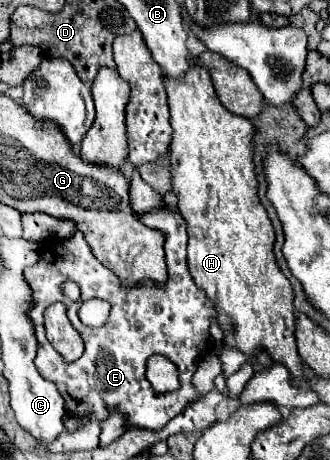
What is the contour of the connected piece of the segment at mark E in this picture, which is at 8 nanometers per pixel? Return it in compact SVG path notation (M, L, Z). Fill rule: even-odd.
M165 194L165 202L167 210L151 210L139 216L143 224L159 228L165 234L169 280L163 286L141 286L133 290L123 288L119 284L119 278L95 260L91 248L87 248L87 242L83 240L83 236L79 236L79 232L73 232L73 236L69 238L43 242L41 260L35 266L25 268L27 282L31 284L37 298L33 324L39 340L39 352L35 364L43 376L55 382L57 390L63 396L69 394L77 402L67 406L69 414L103 420L107 408L119 408L123 414L127 414L129 426L160 430L188 404L199 398L192 384L192 376L197 368L197 360L208 350L209 326L215 322L217 312L207 294L193 282L189 274L187 230L183 218L179 216L179 210L175 208L175 196ZM65 280L75 280L81 284L81 298L77 302L61 294L59 284ZM91 298L101 298L111 304L109 318L99 328L81 326L81 320L77 316L81 302ZM53 302L63 302L67 306L67 316L85 342L85 352L75 362L65 362L63 356L57 354L45 338L43 312ZM203 346L207 346L207 349L204 350ZM153 354L169 356L169 360L179 368L179 390L165 394L157 394L151 390L151 384L145 378L145 368L149 356Z

